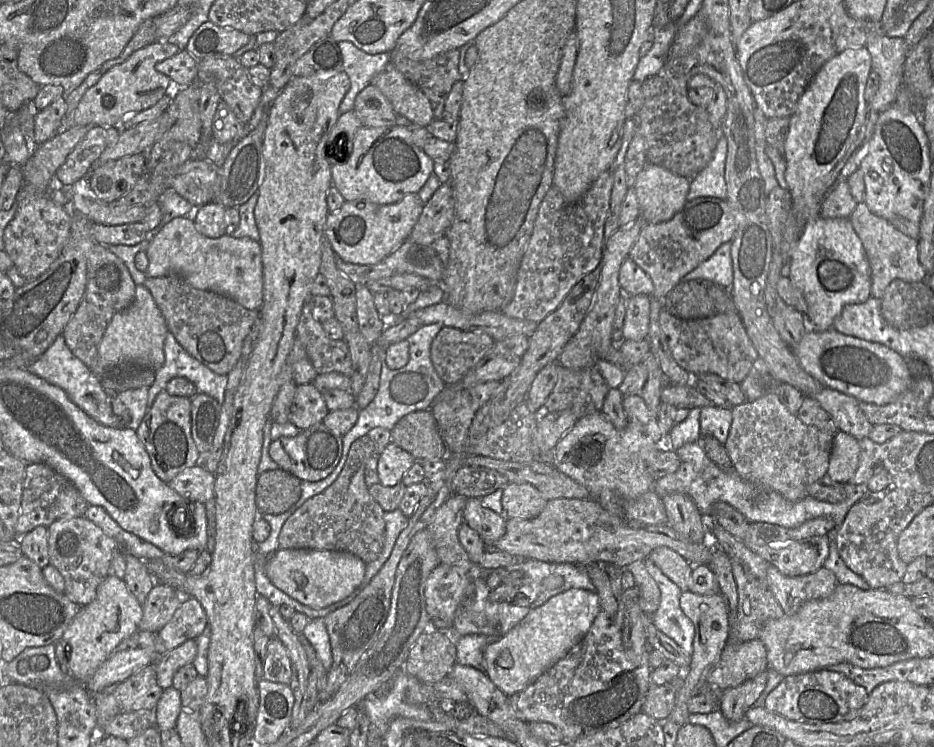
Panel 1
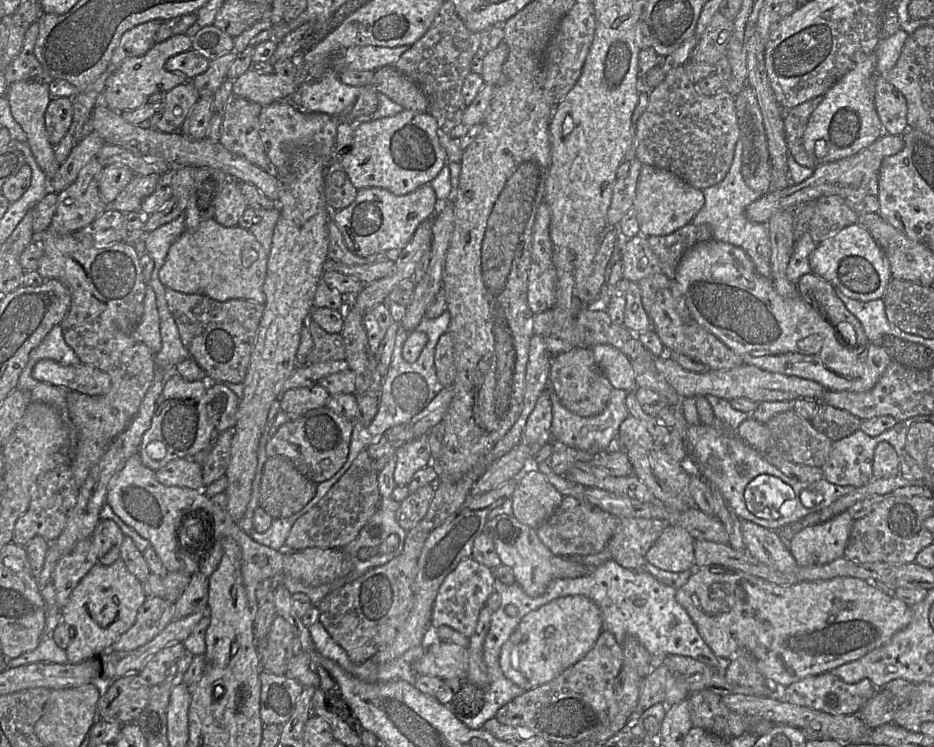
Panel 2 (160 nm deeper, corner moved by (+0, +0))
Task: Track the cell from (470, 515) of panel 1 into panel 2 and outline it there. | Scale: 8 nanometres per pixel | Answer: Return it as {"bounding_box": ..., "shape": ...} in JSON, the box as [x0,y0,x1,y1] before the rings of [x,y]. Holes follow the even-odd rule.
{"bounding_box":[485,513,593,598],"shape":[[[503,513],[489,520],[485,526],[485,532],[492,537],[501,564],[511,568],[516,582],[532,598],[541,596],[555,579],[577,578],[592,572],[593,568],[587,567],[571,557],[553,554],[541,542],[535,528],[521,523],[513,514]]]}

